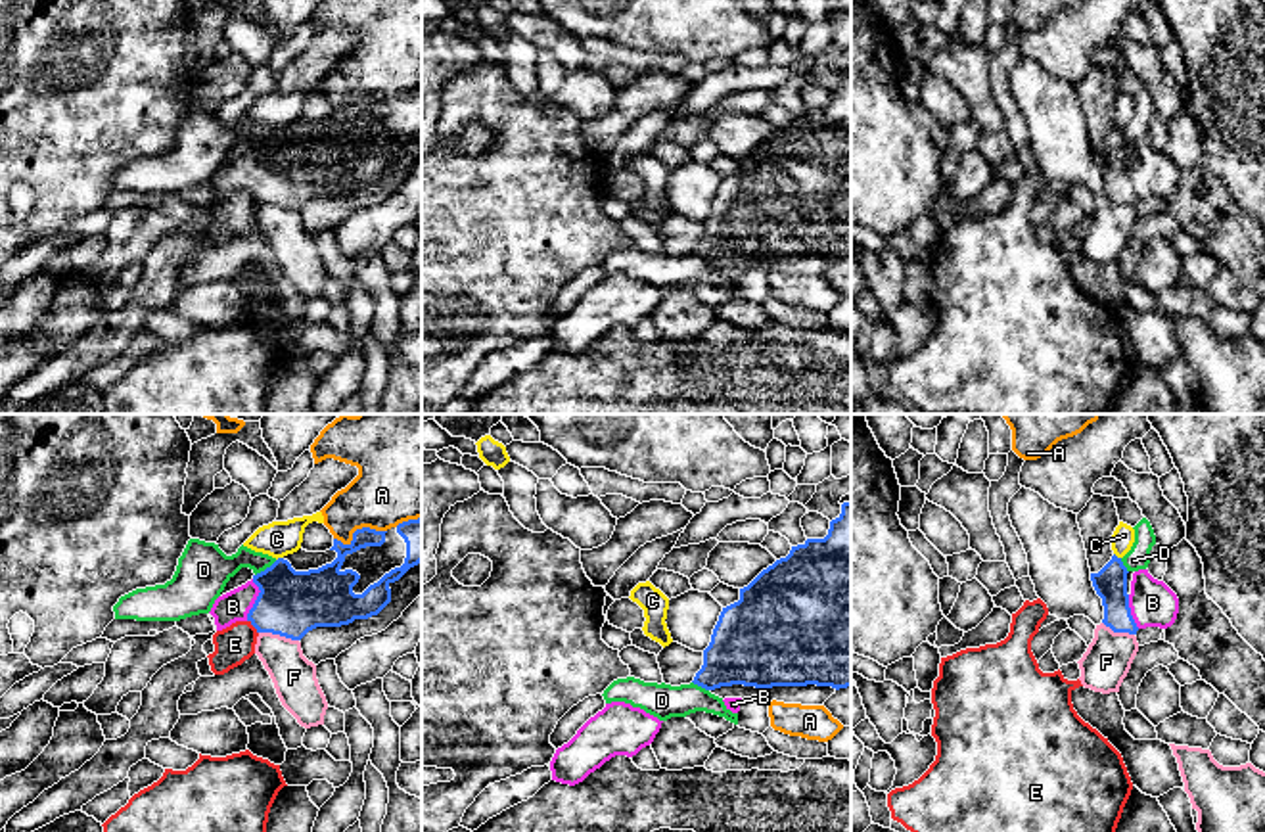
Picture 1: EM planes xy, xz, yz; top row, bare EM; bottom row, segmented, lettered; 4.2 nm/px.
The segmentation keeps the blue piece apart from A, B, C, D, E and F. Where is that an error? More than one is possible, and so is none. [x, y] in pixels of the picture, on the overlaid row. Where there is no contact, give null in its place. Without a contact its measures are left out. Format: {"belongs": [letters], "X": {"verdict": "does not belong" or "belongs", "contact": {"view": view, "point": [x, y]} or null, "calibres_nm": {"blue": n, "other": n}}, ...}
{"belongs": ["B"], "A": {"verdict": "does not belong", "contact": {"view": "xy", "point": [357, 530]}, "calibres_nm": {"blue": 140, "other": 320}}, "B": {"verdict": "belongs", "contact": {"view": "xy", "point": [255, 600]}, "calibres_nm": {"blue": 280, "other": 130}}, "C": {"verdict": "does not belong", "contact": {"view": "xy", "point": [278, 558]}, "calibres_nm": {"blue": 280, "other": 150}}, "D": {"verdict": "does not belong", "contact": {"view": "xy", "point": [267, 568]}, "calibres_nm": {"blue": 280, "other": 200}}, "E": {"verdict": "does not belong", "contact": {"view": "xy", "point": [253, 625]}, "calibres_nm": {"blue": 280, "other": 160}}, "F": {"verdict": "does not belong", "contact": {"view": "xy", "point": [278, 633]}, "calibres_nm": {"blue": 280, "other": 180}}}

